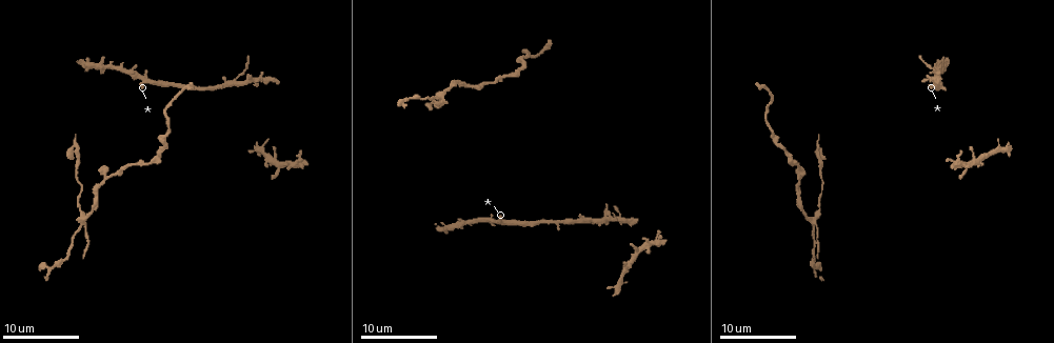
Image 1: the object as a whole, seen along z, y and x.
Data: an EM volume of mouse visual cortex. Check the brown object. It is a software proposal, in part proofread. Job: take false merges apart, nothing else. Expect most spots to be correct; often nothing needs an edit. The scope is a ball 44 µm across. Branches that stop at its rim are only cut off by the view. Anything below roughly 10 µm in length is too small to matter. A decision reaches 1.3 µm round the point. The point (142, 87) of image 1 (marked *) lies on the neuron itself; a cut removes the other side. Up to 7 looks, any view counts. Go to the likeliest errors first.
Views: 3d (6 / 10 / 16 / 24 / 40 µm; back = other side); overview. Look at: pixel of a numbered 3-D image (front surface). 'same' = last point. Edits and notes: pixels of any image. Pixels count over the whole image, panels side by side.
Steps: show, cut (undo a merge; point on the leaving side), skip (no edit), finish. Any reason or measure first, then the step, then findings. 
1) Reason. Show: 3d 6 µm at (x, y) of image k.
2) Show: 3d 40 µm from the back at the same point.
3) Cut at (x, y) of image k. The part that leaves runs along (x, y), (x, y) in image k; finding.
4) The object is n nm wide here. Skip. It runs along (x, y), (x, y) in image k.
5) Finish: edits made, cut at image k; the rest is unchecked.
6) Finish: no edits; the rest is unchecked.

Four arms meet. Show: 3d 16 µm at (81, 218) of image 1.

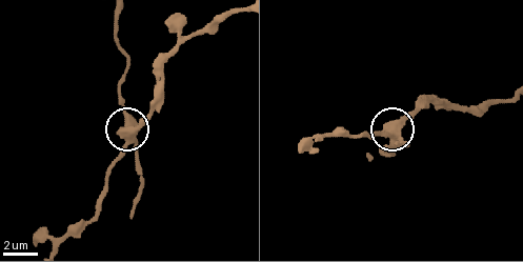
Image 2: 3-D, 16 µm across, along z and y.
The object is 430 nm wide here. Cut at (135, 159) of image 2. Two neurons meet here.

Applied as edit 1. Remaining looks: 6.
Thick turns thin. Show: 3d 6 µm at (772, 131) of image 1.

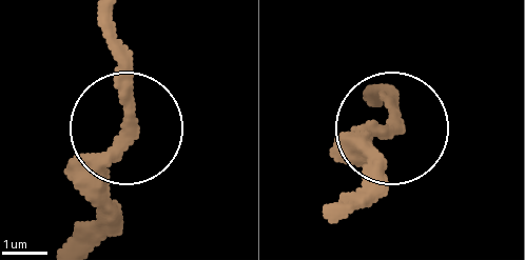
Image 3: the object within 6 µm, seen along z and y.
Skip. One neuron here.

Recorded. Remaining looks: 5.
Finish: edits made, cut at image 2; the rest is unchecked.

